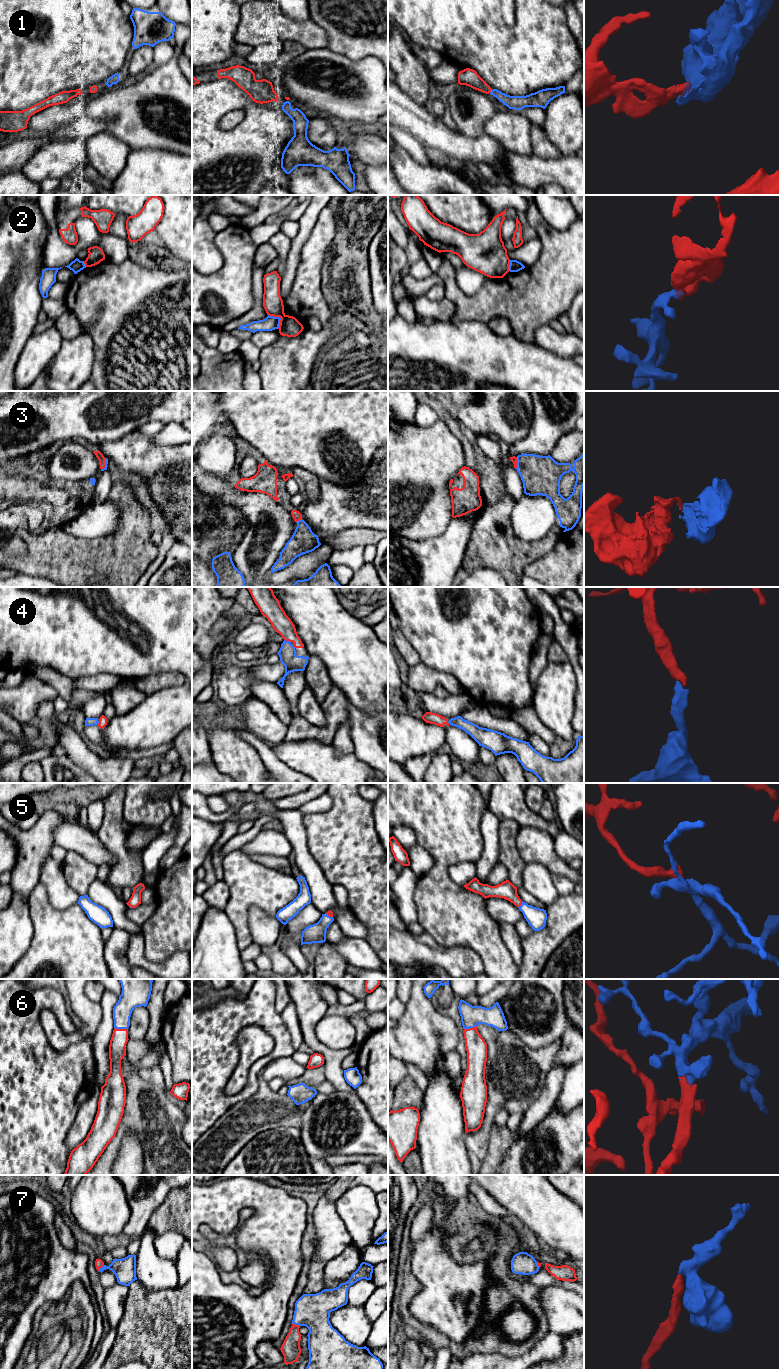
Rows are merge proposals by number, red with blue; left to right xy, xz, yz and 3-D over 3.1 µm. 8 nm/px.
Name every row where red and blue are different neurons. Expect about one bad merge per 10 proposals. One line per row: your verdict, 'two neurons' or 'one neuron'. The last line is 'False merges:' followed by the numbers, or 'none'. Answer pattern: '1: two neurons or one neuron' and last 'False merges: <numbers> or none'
1: one neuron
2: two neurons
3: one neuron
4: one neuron
5: one neuron
6: one neuron
7: one neuron
False merges: 2

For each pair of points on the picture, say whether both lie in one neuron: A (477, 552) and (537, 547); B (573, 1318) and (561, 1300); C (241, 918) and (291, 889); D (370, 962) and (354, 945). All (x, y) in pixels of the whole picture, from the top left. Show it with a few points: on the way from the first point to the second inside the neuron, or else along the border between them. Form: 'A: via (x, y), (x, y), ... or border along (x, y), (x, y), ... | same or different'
A: via (492, 552), (522, 552) | same
B: via (573, 1314), (565, 1304) | same
C: via (247, 904), (262, 889), (277, 889) | same
D: via (366, 958), (357, 949) | same

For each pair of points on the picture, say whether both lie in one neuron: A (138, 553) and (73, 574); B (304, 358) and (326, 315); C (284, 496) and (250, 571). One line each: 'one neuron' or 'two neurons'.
A: one neuron
B: one neuron
C: two neurons

